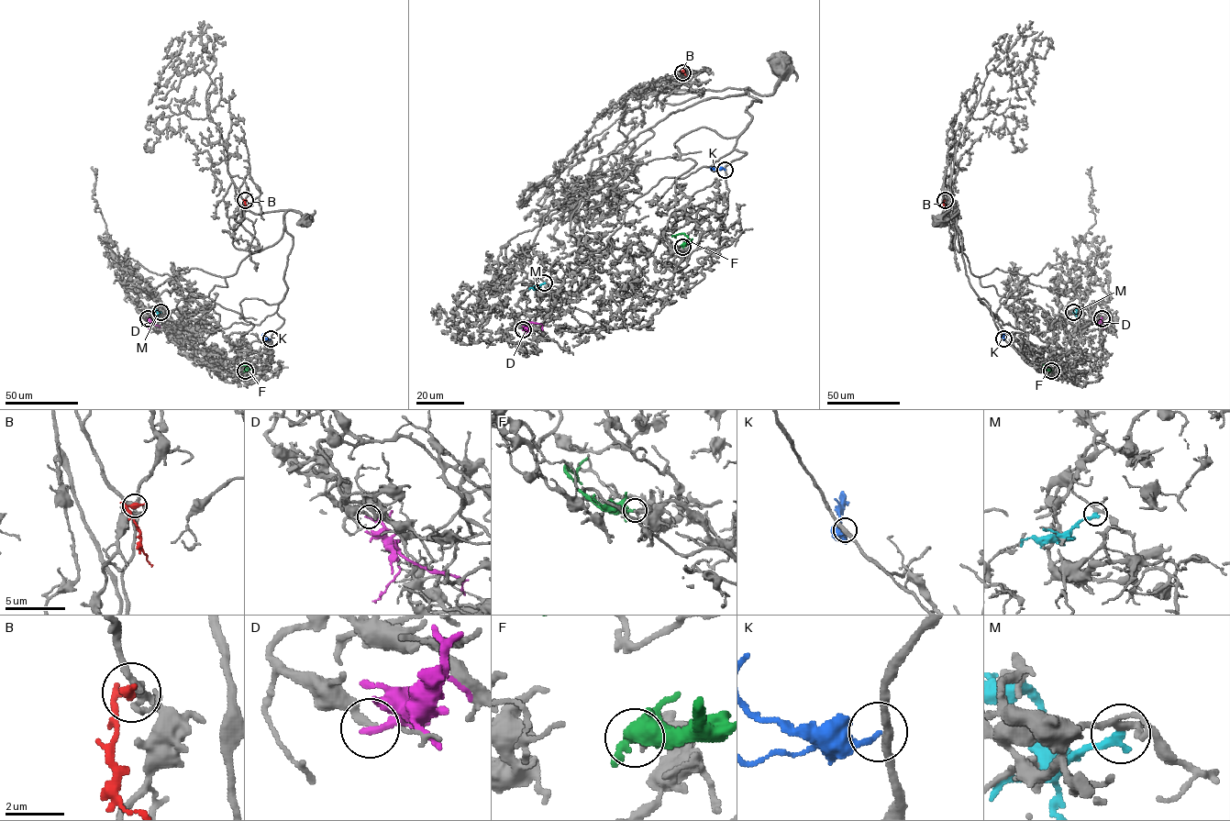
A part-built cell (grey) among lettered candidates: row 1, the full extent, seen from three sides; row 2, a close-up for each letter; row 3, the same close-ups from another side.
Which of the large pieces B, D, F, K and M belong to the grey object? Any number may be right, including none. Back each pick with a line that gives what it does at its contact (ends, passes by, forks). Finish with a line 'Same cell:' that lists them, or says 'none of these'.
F: it passes by
Same cell: F

